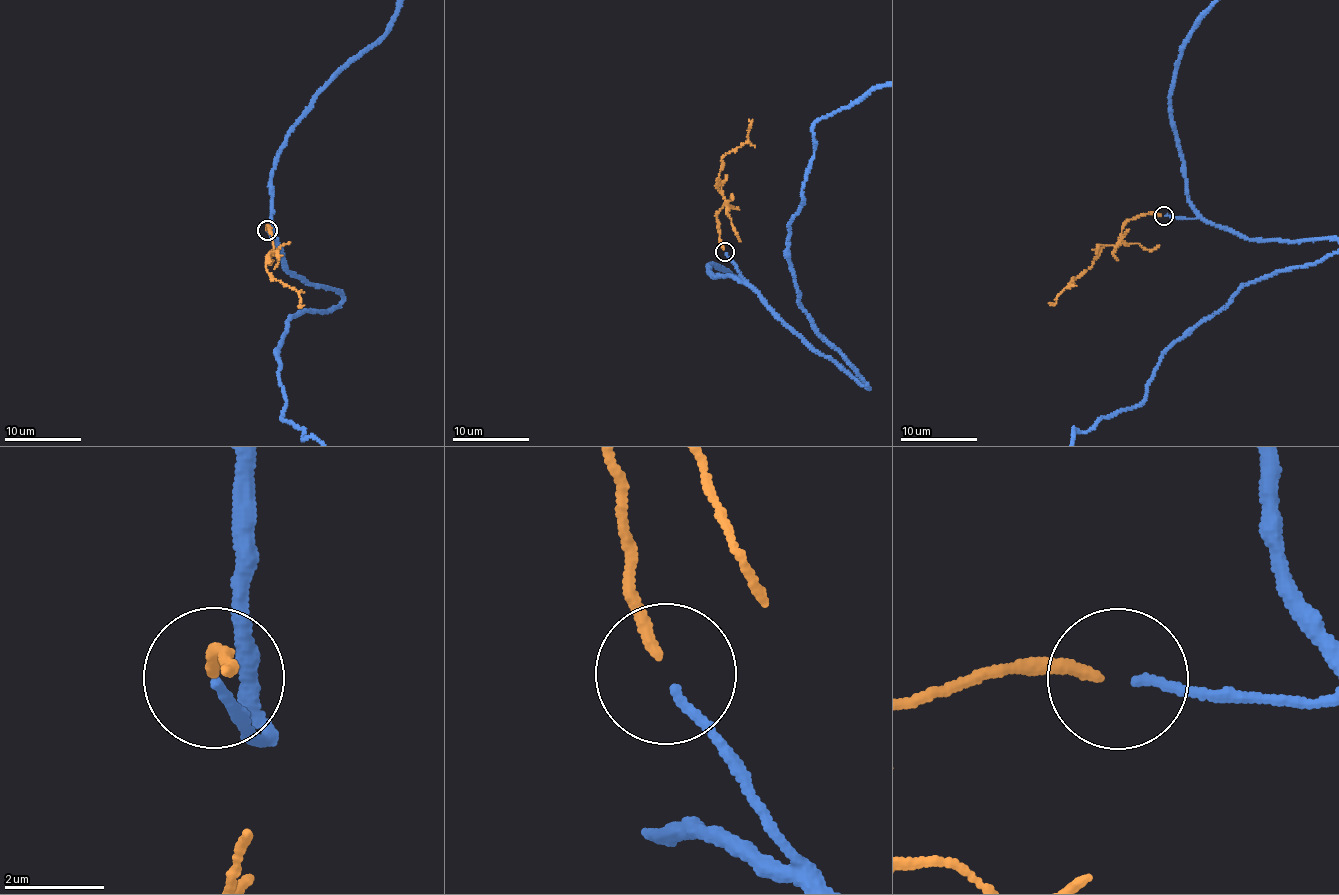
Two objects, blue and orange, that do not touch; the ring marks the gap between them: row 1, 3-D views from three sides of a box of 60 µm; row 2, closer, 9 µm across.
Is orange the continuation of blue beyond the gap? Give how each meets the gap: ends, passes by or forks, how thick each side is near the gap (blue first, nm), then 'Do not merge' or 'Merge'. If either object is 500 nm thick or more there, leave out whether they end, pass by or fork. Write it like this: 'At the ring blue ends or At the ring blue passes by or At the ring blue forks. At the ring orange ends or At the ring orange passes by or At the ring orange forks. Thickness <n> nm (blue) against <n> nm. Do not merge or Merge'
At the ring blue ends. At the ring orange ends. Thickness 170 nm (blue) against 240 nm. Merge

